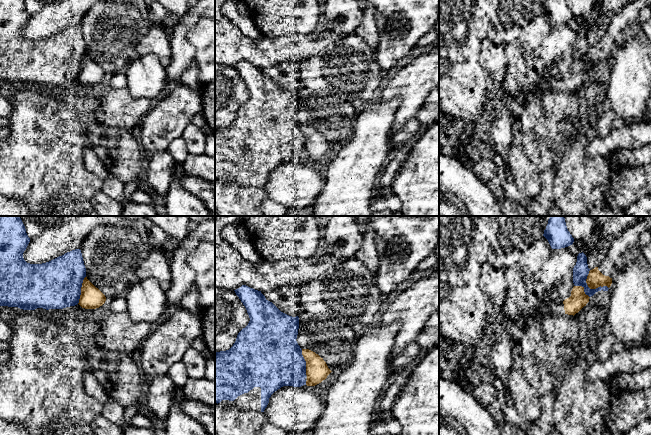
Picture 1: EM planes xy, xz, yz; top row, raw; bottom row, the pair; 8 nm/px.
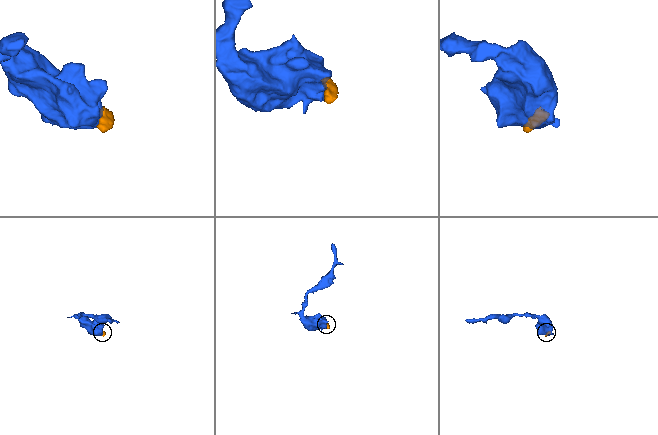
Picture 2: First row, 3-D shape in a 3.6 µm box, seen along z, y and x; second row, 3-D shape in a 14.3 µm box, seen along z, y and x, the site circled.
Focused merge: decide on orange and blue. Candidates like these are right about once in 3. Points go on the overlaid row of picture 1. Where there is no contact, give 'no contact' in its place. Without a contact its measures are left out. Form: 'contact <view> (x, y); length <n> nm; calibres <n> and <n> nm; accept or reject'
contact yz (591, 288); length 220 nm; calibres 140 and 130 nm; reject

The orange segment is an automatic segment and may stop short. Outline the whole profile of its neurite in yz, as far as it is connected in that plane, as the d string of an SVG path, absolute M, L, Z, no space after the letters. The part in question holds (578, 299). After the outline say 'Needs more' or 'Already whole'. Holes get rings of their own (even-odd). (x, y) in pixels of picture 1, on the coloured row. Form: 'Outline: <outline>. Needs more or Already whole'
Outline: M574 286L571 296L563 302L554 303L549 311L549 315L557 316L560 314L575 315L589 302L589 296L585 294L584 287Z. Needs more

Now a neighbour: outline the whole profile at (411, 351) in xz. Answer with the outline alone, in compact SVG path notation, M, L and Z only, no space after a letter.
M412 342L405 347L405 349L395 355L391 361L391 367L402 369L413 360L415 360L421 351L421 347L417 342Z

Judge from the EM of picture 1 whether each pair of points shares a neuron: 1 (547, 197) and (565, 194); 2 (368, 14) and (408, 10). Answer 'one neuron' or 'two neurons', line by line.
1: two neurons
2: two neurons

